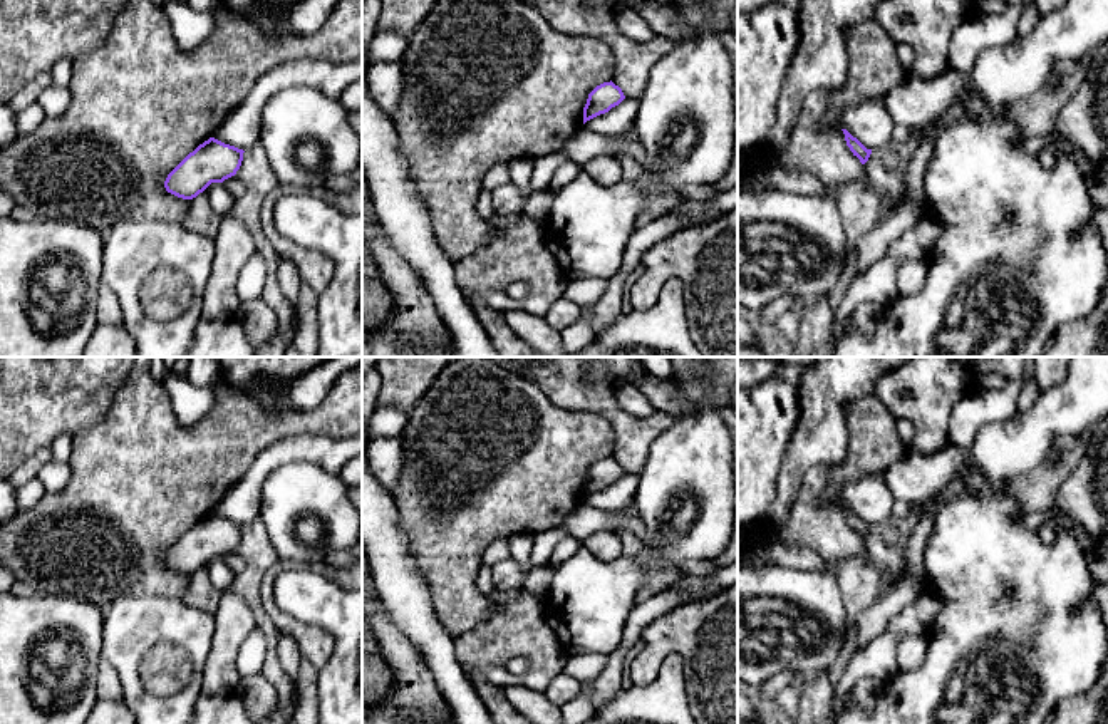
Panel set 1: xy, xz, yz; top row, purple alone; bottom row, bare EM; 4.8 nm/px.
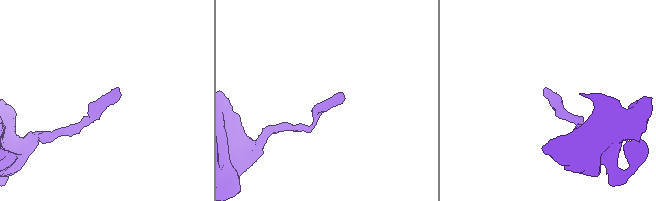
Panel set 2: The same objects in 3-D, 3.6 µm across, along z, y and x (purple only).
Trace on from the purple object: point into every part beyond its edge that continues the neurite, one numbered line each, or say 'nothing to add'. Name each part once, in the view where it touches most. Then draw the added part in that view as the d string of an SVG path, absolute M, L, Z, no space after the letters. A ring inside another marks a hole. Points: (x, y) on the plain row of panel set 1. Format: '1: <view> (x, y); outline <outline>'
nothing to add

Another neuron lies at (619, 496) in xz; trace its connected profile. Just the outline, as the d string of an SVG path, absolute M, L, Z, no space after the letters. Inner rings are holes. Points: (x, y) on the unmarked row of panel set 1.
M625 473L619 481L608 488L600 489L585 498L585 503L602 511L629 511L640 481L640 474Z

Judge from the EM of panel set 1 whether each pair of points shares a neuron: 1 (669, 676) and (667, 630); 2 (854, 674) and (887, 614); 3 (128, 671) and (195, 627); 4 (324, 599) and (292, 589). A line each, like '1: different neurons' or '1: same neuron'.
1: different neurons
2: different neurons
3: same neuron
4: same neuron

